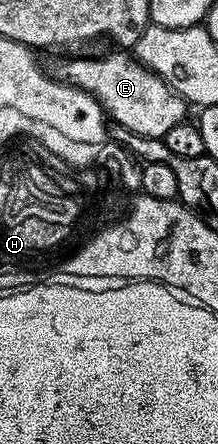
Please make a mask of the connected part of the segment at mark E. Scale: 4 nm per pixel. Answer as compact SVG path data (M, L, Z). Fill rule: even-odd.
M116 51L109 57L76 57L64 69L63 80L75 89L86 91L97 101L115 124L138 135L164 138L170 127L178 127L190 112L190 106L156 73L140 64L135 56Z

